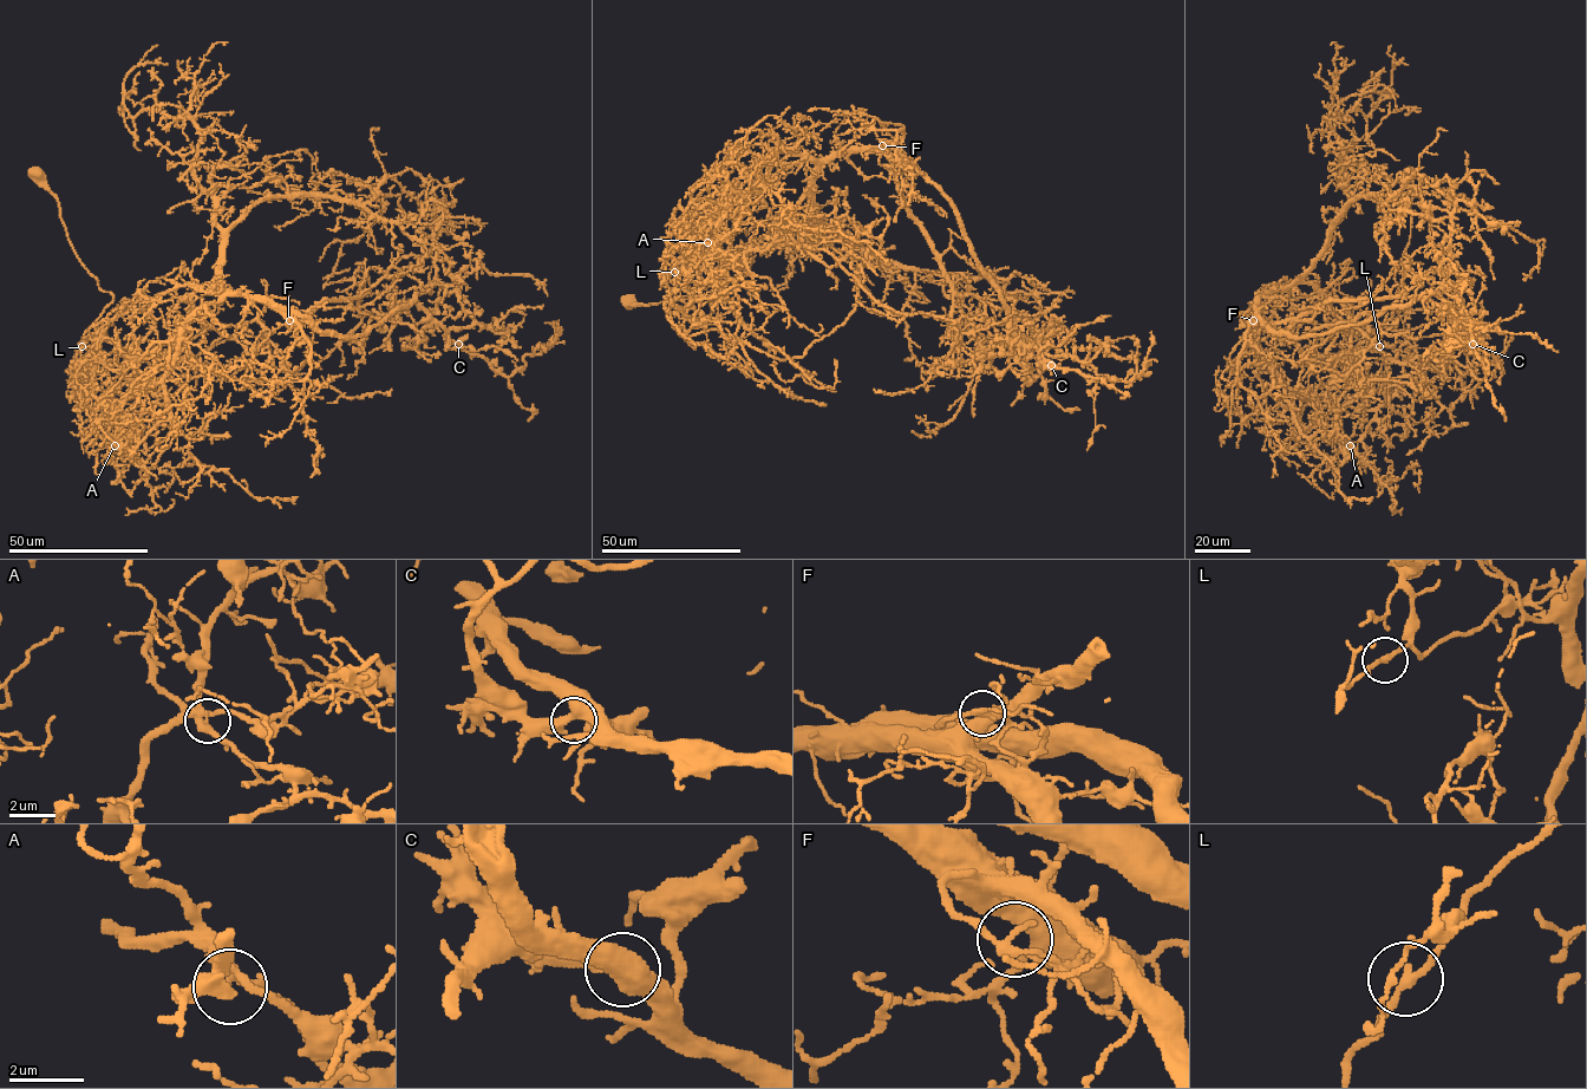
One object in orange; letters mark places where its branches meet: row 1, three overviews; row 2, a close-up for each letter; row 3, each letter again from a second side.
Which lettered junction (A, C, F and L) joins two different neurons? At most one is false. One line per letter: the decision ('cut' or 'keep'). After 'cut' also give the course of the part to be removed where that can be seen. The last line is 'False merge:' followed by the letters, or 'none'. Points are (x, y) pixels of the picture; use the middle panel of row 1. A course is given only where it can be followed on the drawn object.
A: keep
C: keep
F: keep
L: cut | (674, 272), (664, 308), (685, 337), (718, 330), (801, 357), (857, 294), (860, 233), (831, 187)
False merge: L

